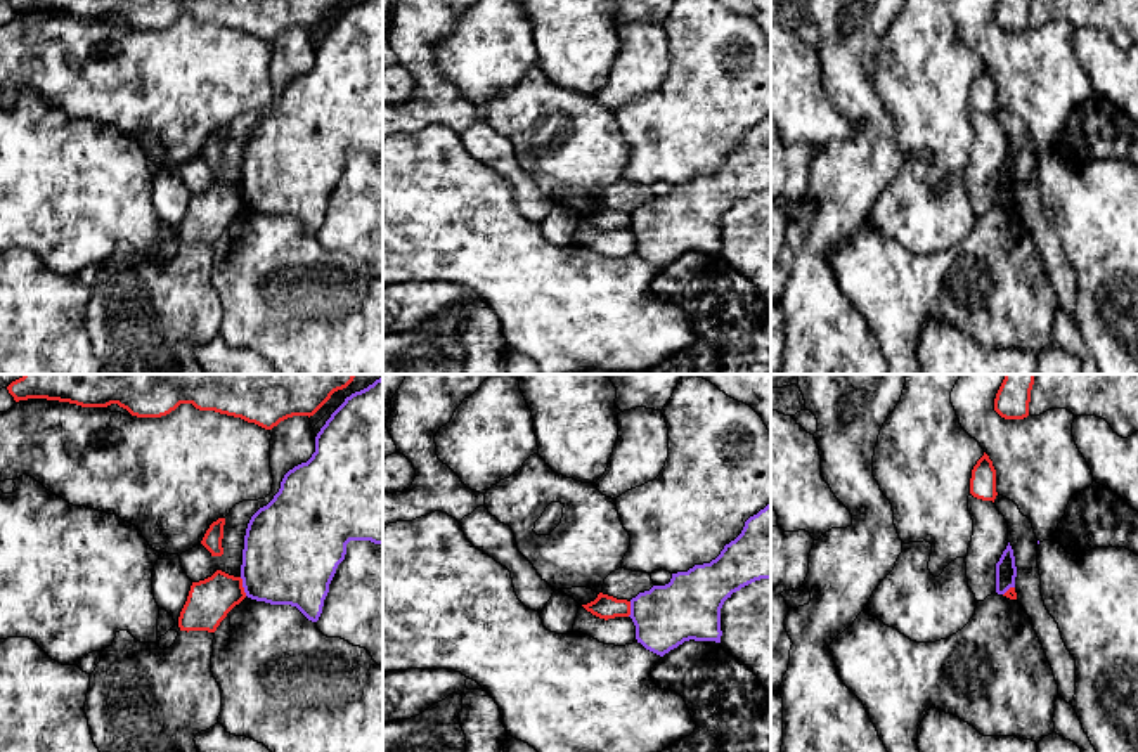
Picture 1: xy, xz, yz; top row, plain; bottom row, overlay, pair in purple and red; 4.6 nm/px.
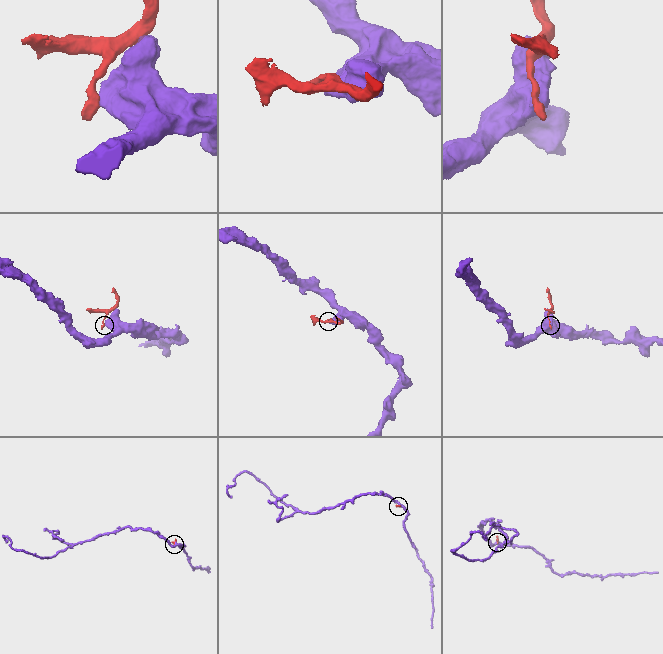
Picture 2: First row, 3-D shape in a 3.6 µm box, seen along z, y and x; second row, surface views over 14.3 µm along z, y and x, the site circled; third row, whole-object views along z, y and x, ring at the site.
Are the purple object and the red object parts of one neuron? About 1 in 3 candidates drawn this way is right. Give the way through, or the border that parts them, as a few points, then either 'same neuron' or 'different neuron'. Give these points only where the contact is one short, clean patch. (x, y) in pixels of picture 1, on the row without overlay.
along xy (239, 189), (246, 207) | different neuron

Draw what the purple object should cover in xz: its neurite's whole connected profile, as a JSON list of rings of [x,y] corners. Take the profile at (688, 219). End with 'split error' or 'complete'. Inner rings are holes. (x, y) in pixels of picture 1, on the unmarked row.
[[[771,114],[745,133],[741,146],[715,172],[672,185],[669,196],[653,198],[630,211],[629,229],[636,237],[637,255],[660,269],[689,251],[721,255],[724,213],[760,191],[771,191]]]; complete

